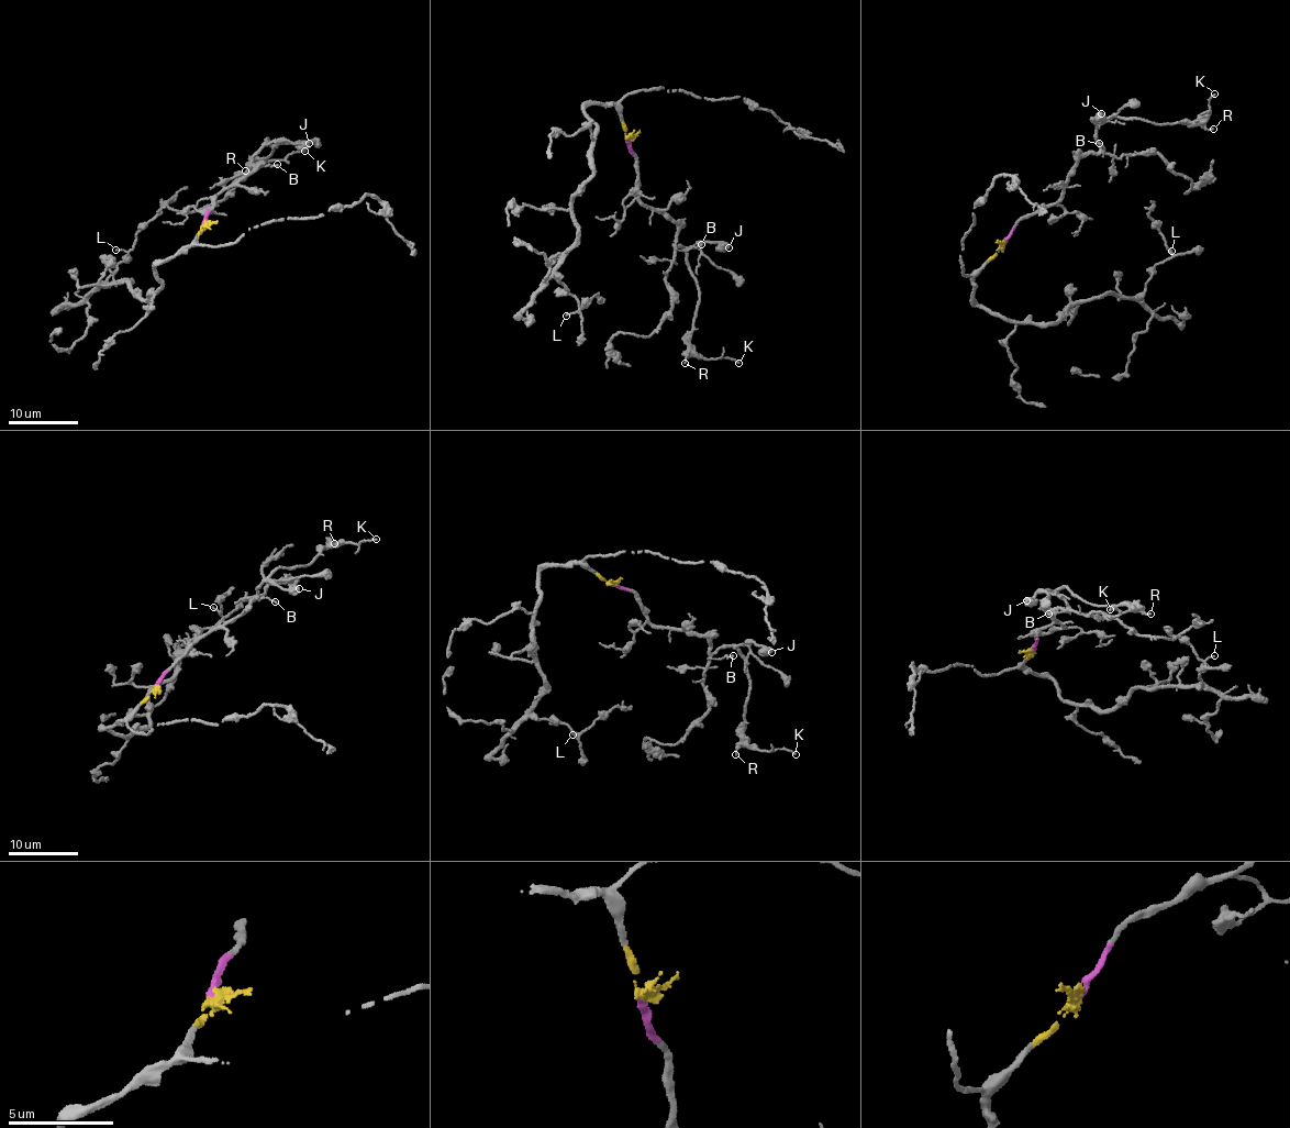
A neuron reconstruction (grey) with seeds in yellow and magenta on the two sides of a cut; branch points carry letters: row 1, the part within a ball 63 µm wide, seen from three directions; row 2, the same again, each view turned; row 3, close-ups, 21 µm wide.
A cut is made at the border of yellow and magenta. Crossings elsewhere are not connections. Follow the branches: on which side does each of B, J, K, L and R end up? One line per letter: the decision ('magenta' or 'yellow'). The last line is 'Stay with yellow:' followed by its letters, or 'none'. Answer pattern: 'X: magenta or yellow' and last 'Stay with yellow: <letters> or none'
B: magenta
J: magenta
K: magenta
L: yellow
R: magenta
Stay with yellow: L

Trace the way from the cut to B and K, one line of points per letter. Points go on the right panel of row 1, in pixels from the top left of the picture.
B: (1002, 244), (1023, 219), (1053, 205), (1060, 197), (1066, 178), (1081, 157), (1103, 153), (1099, 143)
K: (1002, 244), (1060, 197), (1081, 157), (1100, 151), (1104, 122), (1197, 123), (1215, 94)

